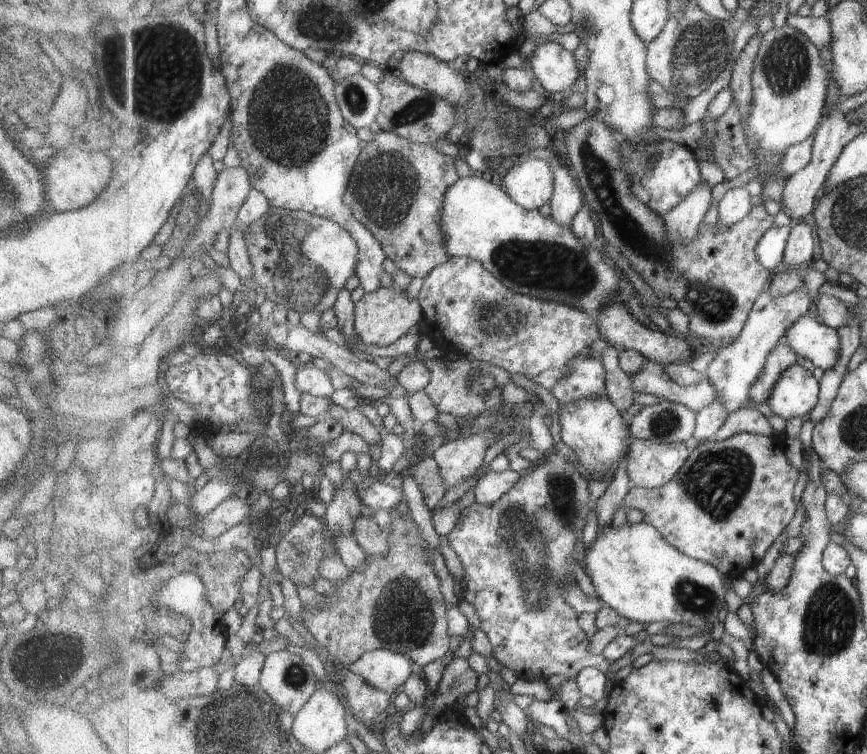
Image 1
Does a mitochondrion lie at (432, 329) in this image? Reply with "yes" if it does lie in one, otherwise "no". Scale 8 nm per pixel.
no

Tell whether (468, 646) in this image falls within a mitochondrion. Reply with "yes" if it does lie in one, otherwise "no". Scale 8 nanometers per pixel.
no

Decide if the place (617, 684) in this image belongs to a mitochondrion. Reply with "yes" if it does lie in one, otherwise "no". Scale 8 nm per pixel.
no

